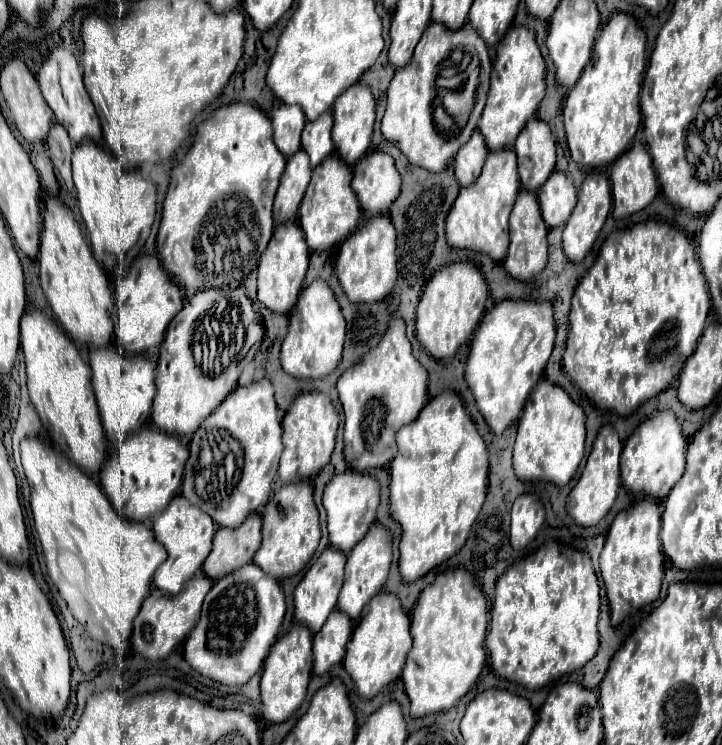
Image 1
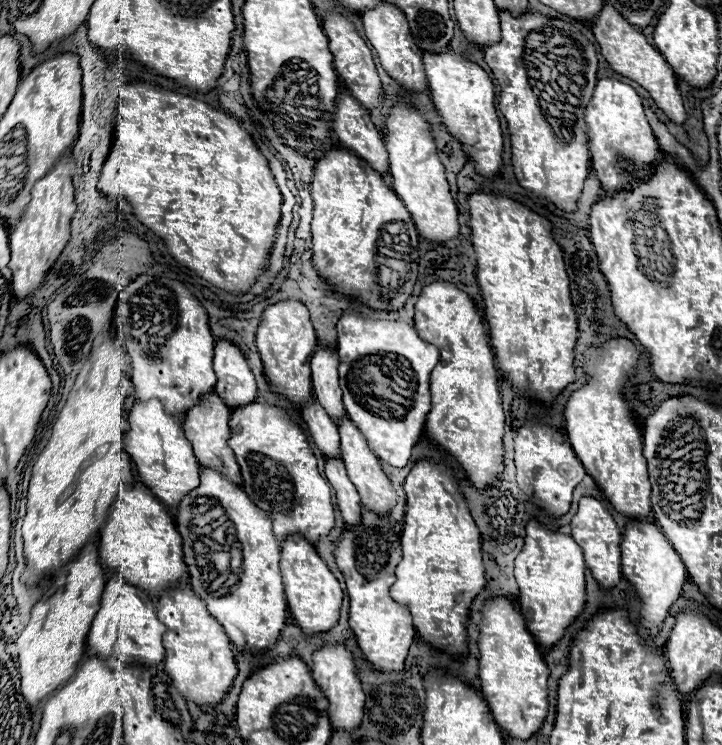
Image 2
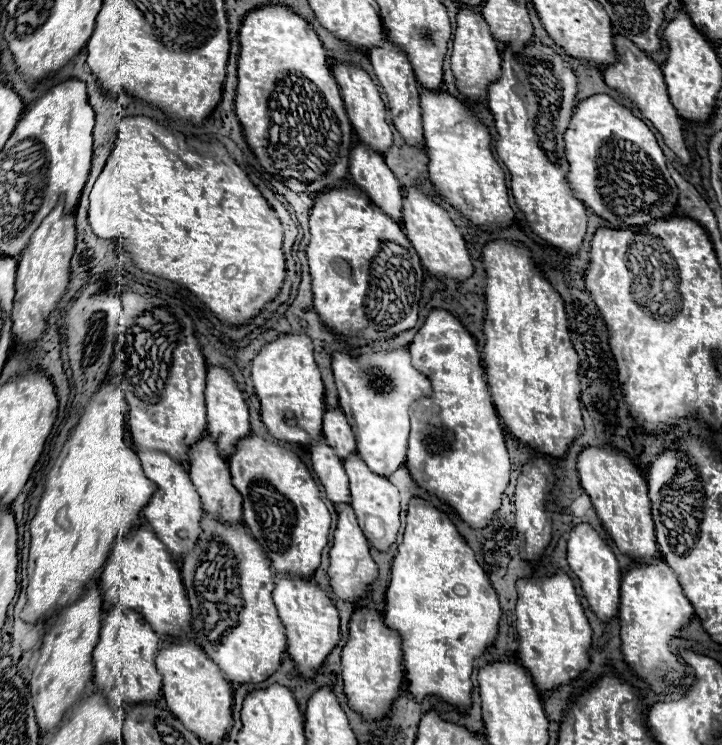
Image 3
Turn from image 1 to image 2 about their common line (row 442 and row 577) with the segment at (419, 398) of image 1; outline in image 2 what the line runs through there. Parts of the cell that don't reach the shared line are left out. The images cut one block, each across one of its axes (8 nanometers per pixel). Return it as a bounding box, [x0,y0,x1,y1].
[334,510,416,672]

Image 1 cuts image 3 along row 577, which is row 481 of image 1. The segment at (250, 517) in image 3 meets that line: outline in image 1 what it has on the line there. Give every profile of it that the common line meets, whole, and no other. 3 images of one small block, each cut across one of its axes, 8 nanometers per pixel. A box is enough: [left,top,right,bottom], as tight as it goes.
[254,480,320,578]

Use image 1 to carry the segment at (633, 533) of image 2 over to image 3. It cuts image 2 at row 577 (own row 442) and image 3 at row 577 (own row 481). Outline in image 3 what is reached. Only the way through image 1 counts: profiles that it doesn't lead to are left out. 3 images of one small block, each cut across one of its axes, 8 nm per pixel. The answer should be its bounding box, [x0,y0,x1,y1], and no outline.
[620,560,694,694]

